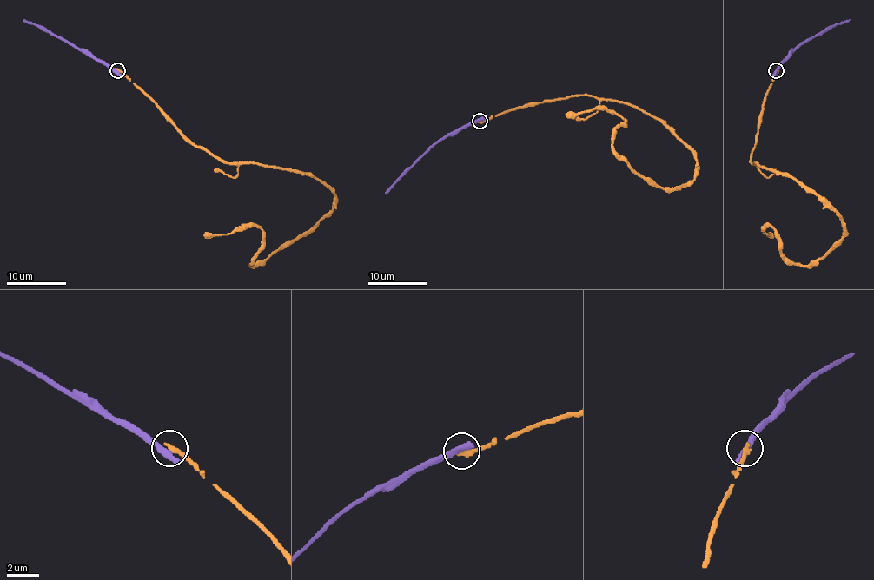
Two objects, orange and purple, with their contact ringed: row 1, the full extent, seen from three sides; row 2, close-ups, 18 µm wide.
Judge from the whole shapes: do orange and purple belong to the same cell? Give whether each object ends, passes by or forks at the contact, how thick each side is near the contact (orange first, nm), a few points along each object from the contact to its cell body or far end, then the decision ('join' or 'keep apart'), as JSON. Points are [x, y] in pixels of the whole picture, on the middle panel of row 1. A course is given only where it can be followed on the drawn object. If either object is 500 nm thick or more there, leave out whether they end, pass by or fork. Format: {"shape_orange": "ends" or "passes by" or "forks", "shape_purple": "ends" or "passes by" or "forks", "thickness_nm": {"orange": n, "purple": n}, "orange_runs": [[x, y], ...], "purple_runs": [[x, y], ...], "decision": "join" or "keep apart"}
{"thickness_nm": {"orange": 320, "purple": 500}, "orange_runs": [[479, 120], [590, 95], [632, 103], [692, 153], [696, 177], [658, 187], [615, 152], [621, 117], [566, 115]], "purple_runs": [[479, 120], [437, 141], [385, 194]], "decision": "keep apart"}

